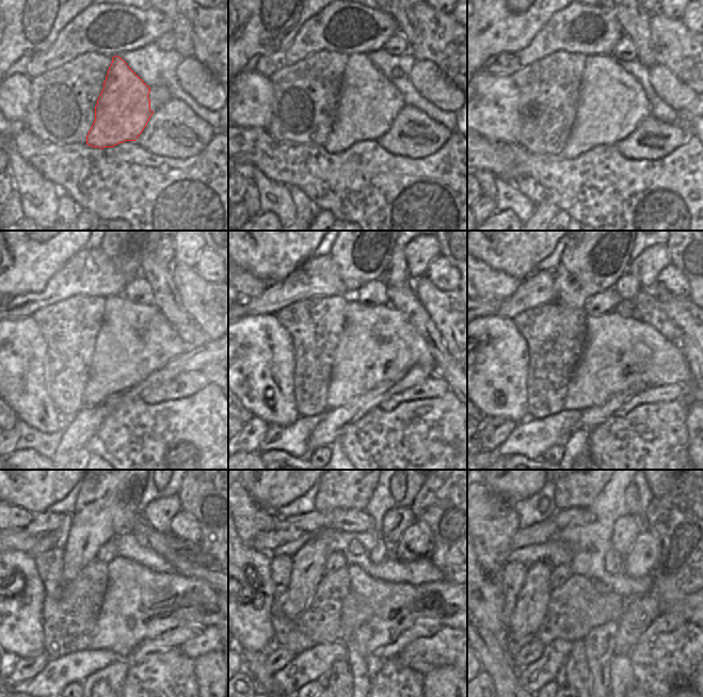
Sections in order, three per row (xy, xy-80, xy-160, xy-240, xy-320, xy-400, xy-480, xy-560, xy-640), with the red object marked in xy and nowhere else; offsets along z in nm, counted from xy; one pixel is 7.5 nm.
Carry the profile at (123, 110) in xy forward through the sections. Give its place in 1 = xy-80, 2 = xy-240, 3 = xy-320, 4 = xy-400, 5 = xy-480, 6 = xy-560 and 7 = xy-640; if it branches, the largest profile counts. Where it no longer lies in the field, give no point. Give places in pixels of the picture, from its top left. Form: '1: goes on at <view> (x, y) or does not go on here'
1: goes on at xy-80 (368, 103)
2: goes on at xy-240 (134, 341)
3: goes on at xy-320 (378, 345)
4: goes on at xy-400 (619, 352)
5: goes on at xy-480 (140, 604)
6: goes on at xy-560 (389, 608)
7: goes on at xy-640 (684, 606)

